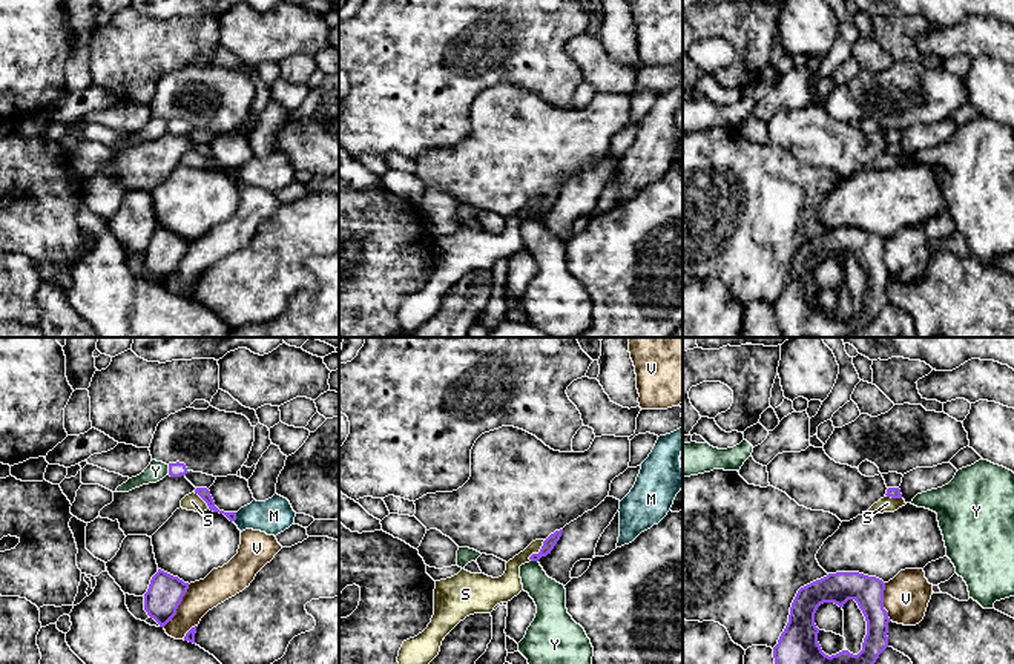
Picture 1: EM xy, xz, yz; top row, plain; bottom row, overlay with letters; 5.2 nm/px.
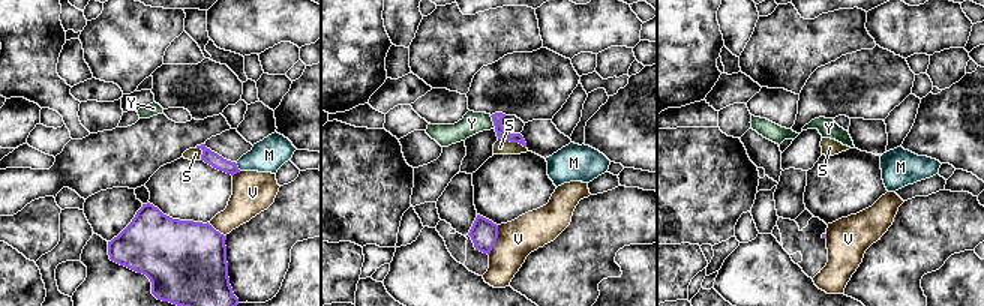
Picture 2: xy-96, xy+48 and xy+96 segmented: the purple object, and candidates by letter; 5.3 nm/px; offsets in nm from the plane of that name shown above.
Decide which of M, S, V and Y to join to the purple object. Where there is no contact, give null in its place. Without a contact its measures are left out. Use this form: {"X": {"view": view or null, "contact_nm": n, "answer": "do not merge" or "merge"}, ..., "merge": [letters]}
{"M": {"view": "xy", "contact_nm": 60, "answer": "do not merge"}, "S": {"view": "xz", "contact_nm": 140, "answer": "do not merge"}, "V": {"view": "xy", "contact_nm": 260, "answer": "do not merge"}, "Y": {"view": "xy", "contact_nm": 60, "answer": "do not merge"}, "merge": []}

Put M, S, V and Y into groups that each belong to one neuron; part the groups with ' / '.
M / S / V / Y

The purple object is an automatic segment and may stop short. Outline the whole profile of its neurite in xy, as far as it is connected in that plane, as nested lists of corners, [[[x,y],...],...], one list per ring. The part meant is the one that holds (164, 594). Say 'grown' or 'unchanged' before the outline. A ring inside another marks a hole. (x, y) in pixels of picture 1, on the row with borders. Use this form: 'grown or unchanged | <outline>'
unchanged | [[[158,569],[144,593],[144,610],[164,627],[176,615],[187,589],[189,583]]]

